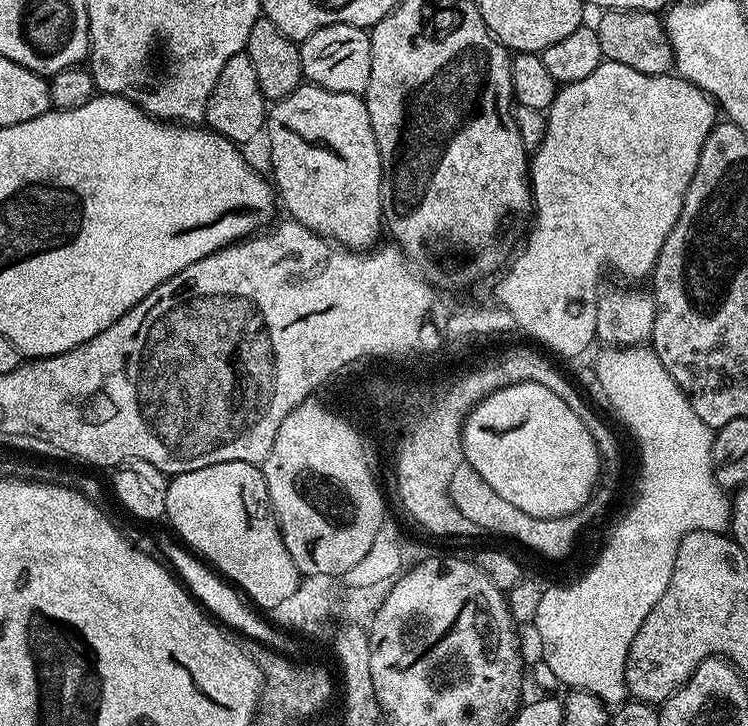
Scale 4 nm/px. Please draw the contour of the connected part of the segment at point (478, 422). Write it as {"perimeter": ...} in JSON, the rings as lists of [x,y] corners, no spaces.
{"perimeter":[[[538,382],[506,384],[495,392],[481,395],[472,411],[465,415],[460,437],[464,460],[482,476],[483,481],[499,497],[538,520],[553,520],[577,512],[592,499],[601,483],[600,451],[590,430],[582,426],[582,418],[578,418],[578,414],[574,414],[574,410],[570,410],[554,390],[546,390],[546,386]]]}

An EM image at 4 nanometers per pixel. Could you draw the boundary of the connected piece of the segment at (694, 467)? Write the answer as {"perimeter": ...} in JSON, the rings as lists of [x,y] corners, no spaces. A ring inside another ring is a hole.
{"perimeter":[[[608,346],[603,351],[604,353],[597,360],[594,360],[594,367],[598,374],[598,382],[602,382],[604,400],[616,407],[616,412],[624,419],[625,426],[636,435],[636,444],[640,447],[640,493],[637,494],[636,501],[629,506],[628,513],[621,518],[620,525],[613,530],[612,537],[605,542],[604,549],[600,552],[600,557],[592,564],[592,569],[581,580],[576,580],[573,584],[564,584],[561,588],[545,587],[541,591],[534,629],[536,628],[536,636],[540,639],[540,648],[544,651],[545,666],[552,671],[554,679],[561,680],[565,684],[565,689],[589,692],[594,694],[606,706],[620,706],[630,696],[624,681],[626,658],[630,654],[630,642],[634,642],[634,634],[638,634],[642,622],[646,622],[646,614],[650,614],[650,610],[654,610],[658,598],[662,598],[662,594],[666,594],[666,586],[670,586],[670,574],[674,570],[674,558],[678,554],[678,546],[682,542],[682,538],[686,538],[686,534],[691,532],[723,533],[730,524],[732,505],[726,499],[725,489],[720,487],[719,482],[716,481],[712,473],[713,429],[708,428],[706,422],[702,422],[702,418],[698,418],[698,414],[694,414],[694,406],[690,406],[686,394],[678,386],[678,382],[674,382],[674,378],[670,378],[666,366],[662,366],[662,362],[656,357],[656,353],[652,351],[651,347],[614,348]]]}

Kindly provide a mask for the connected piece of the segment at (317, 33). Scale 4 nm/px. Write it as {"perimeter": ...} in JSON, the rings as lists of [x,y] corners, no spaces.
{"perimeter":[[[331,24],[314,30],[300,44],[300,57],[304,80],[317,84],[326,90],[342,94],[361,95],[370,82],[370,58],[372,57],[372,37],[365,29],[345,24]]]}

